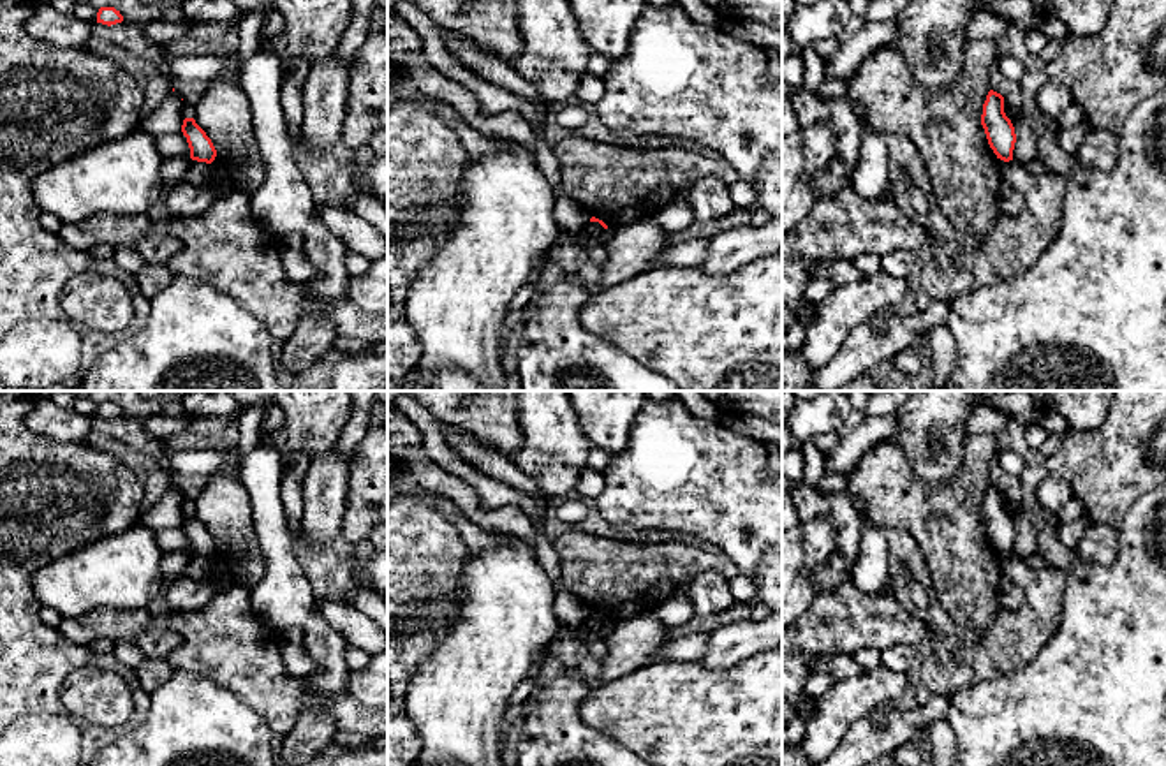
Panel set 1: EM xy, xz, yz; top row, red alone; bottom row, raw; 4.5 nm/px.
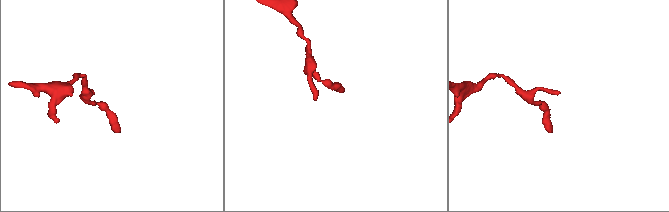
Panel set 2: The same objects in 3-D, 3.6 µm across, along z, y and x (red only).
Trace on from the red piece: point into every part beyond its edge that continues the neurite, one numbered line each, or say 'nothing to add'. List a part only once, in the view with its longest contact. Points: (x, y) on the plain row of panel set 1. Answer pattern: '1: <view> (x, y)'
nothing to add

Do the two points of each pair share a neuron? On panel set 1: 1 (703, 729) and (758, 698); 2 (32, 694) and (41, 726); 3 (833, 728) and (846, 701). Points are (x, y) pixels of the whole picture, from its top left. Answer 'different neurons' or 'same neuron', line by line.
1: same neuron
2: different neurons
3: same neuron

